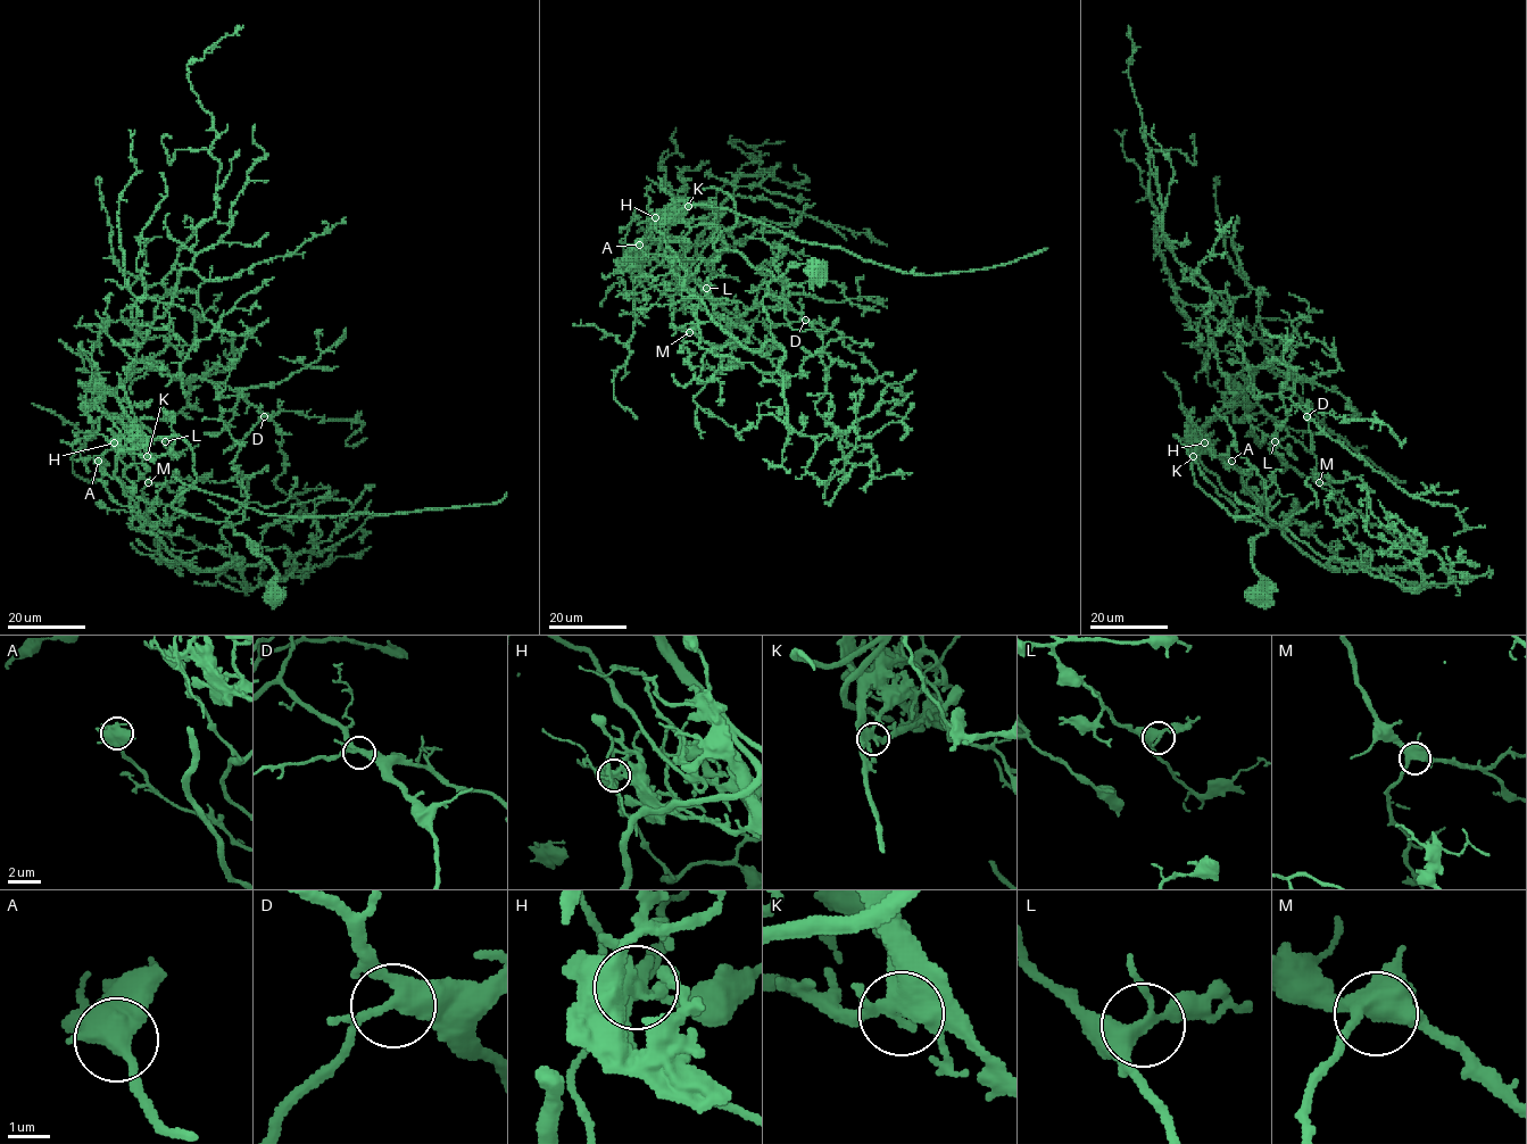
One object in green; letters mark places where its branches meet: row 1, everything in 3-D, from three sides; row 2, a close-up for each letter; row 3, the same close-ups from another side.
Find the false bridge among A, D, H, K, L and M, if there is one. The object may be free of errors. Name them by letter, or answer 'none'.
H

